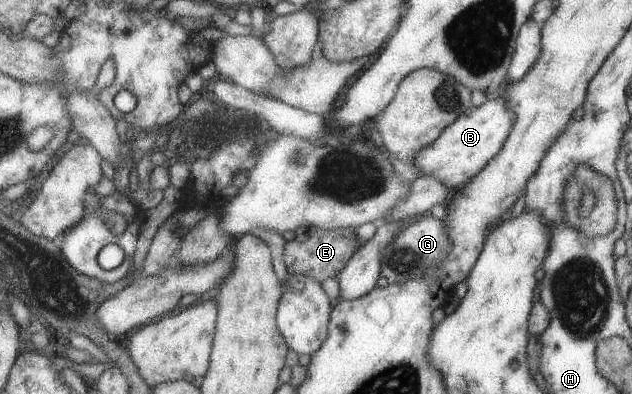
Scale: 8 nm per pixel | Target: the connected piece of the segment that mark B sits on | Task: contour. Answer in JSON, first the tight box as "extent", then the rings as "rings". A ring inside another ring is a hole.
{"extent":[412,96,515,189],"rings":[[[503,96],[491,98],[480,107],[468,109],[412,163],[420,167],[421,176],[433,176],[448,189],[460,187],[480,174],[485,165],[500,153],[515,122],[515,114],[507,107],[506,99]]]}

